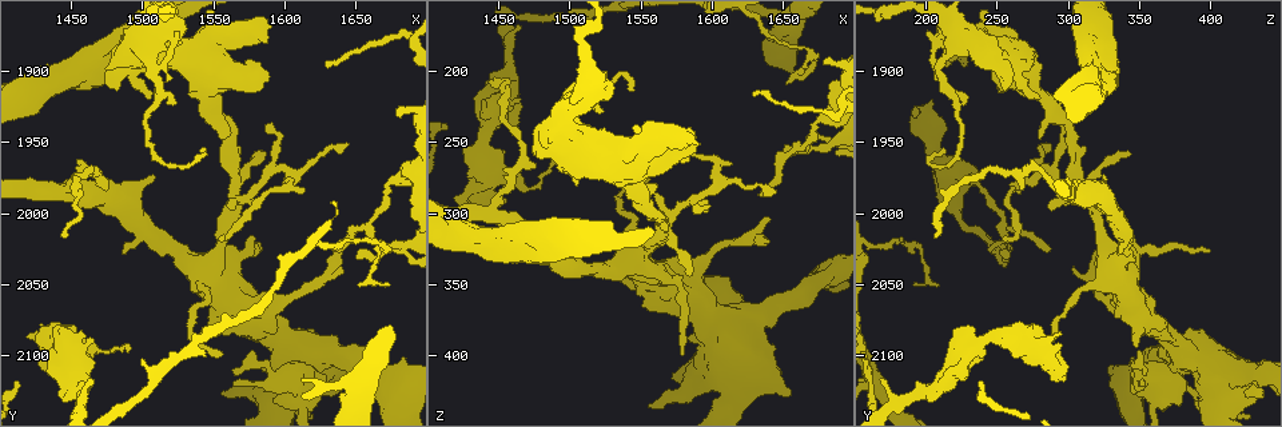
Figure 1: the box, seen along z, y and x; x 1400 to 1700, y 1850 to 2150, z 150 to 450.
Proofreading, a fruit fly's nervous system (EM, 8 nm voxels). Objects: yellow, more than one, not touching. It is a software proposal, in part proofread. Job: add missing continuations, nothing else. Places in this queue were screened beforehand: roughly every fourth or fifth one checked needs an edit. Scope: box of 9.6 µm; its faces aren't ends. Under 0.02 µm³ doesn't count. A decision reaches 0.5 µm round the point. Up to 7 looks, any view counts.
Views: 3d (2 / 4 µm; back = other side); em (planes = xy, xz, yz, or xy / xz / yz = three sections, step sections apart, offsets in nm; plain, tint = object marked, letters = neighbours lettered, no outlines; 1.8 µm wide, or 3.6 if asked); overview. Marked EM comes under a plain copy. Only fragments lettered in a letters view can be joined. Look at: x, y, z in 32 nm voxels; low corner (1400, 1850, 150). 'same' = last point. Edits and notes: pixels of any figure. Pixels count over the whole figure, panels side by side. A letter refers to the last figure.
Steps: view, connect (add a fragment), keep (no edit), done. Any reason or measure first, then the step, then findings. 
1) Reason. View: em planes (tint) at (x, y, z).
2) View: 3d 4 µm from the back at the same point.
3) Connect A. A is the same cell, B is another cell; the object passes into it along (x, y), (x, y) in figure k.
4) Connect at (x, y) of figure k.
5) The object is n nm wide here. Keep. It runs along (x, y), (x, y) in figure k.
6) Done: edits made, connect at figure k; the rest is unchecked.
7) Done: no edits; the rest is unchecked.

Calibre changes. View: em xy step 16 (tint) at (1674, 1986, 244).

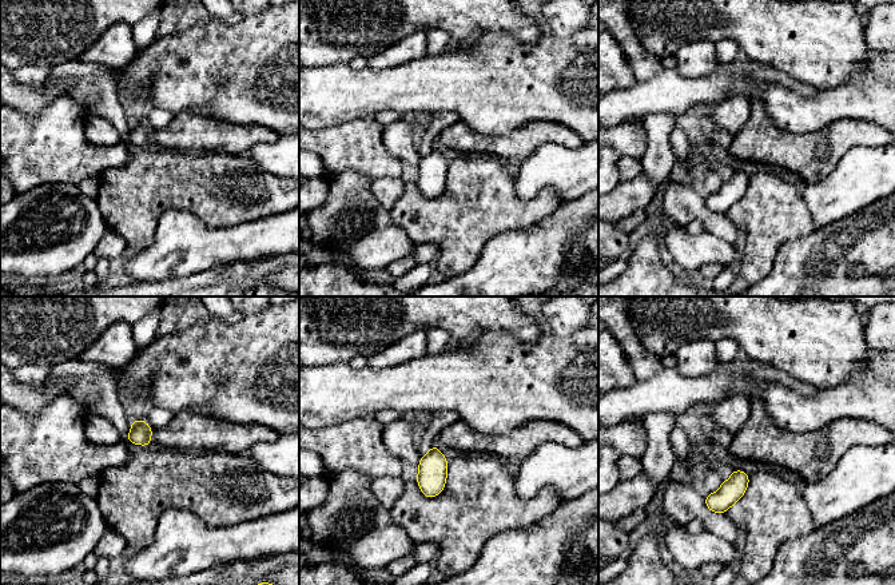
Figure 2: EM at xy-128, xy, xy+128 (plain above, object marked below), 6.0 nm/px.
View: em planes (letters) at the same point.

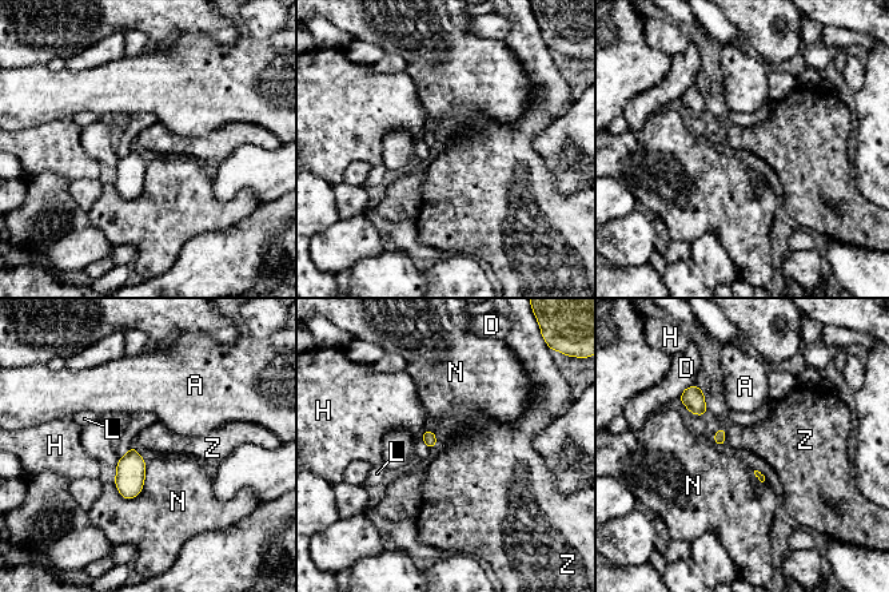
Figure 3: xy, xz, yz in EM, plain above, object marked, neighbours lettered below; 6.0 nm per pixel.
The object is 60 nm wide here. Keep. A, D, H, L, N and Z are other cells; a border runs along (725, 429), (725, 442), (722, 445) in figure 3; none of them fits.

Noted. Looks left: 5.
Thick end. View: em planes (letters) at (1678, 1930, 194).

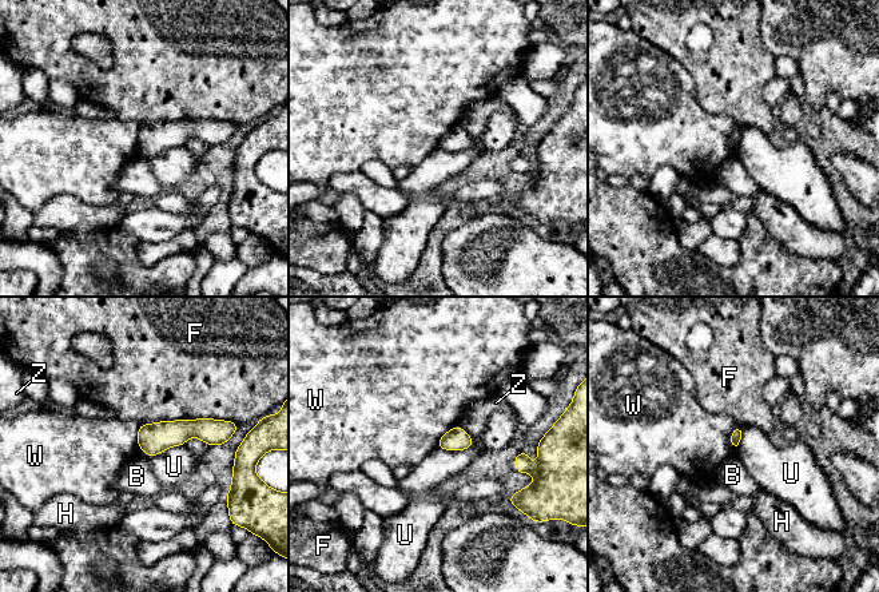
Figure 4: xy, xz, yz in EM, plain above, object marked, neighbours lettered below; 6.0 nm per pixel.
The longest contact is with F, 550 nm. Keep. B, F, H, U, W and Z are other cells; it runs along (140, 434), (207, 430), (219, 440) in figure 4; none of them fits.

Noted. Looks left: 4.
End of a long branch. View: 3d 2 µm from the back at (1674, 2050, 190).

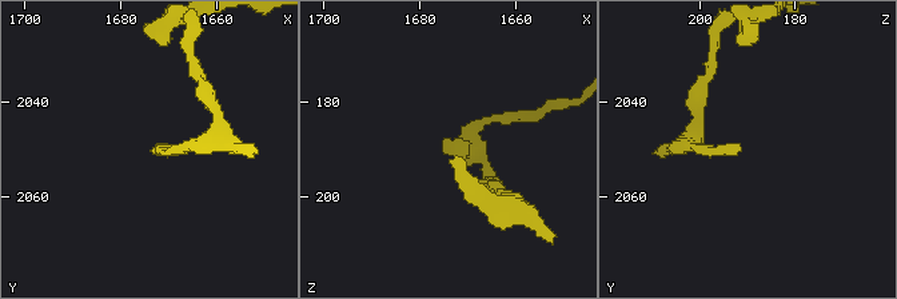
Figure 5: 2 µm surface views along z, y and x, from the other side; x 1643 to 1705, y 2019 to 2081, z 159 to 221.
Shape alone is not enough. View: em 3.6 µm planes (letters) at (1673, 2050, 191).

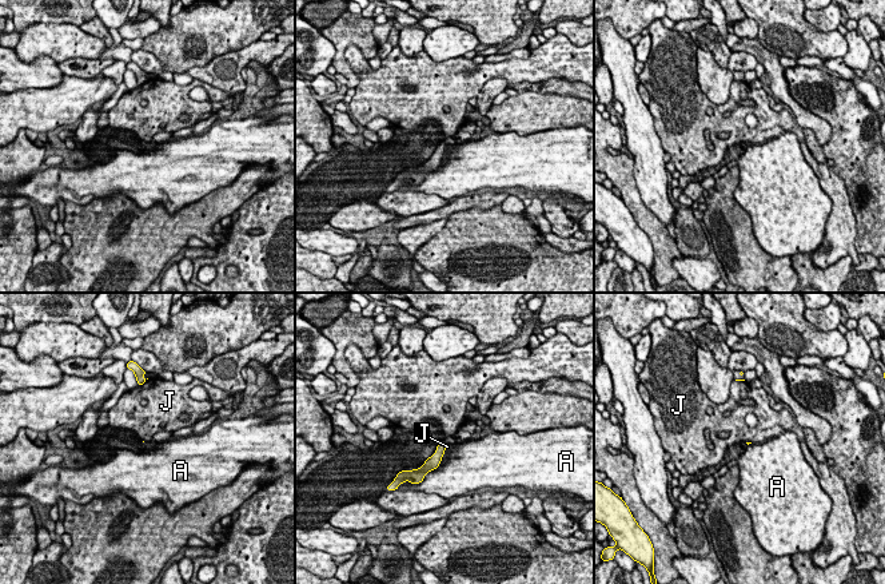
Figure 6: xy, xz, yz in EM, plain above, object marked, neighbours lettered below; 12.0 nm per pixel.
Keep. A and J are other cells; a border runs along (446, 445), (441, 463), (437, 467) in figure 6; none of them fits.

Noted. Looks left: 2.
Done: no edits; the rest is unchecked.

